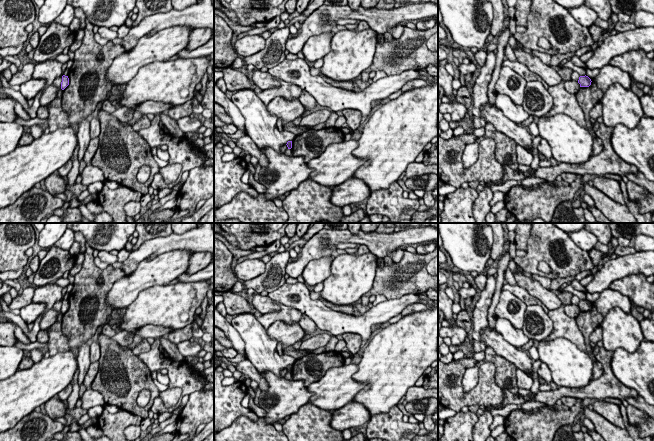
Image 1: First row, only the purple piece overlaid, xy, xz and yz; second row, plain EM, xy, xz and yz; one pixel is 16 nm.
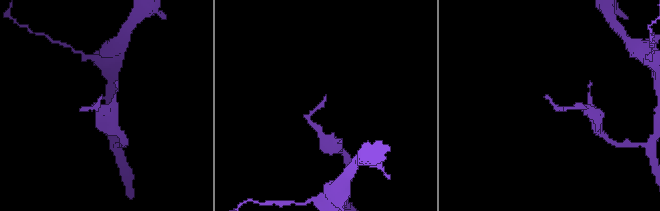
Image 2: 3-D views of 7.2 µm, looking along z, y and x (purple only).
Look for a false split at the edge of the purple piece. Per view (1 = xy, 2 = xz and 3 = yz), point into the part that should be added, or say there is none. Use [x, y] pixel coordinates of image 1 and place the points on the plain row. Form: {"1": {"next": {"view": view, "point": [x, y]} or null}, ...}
{"1": {"next": null}, "2": {"next": null}, "3": {"next": null}}

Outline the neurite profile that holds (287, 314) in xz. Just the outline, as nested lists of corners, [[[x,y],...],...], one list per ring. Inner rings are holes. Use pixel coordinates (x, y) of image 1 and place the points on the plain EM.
[[[275,301],[275,304],[277,306],[275,311],[257,317],[257,320],[265,329],[269,328],[276,321],[282,321],[290,325],[299,323],[303,316],[300,311],[277,301]]]

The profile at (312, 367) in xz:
[[[335,350],[321,354],[309,353],[296,359],[292,365],[293,381],[303,380],[304,385],[308,386],[319,381],[330,368],[345,365],[344,362],[344,357]]]

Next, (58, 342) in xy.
[[[55,322],[50,326],[48,336],[49,356],[54,356],[58,352],[70,351],[69,340],[62,332],[61,322]]]

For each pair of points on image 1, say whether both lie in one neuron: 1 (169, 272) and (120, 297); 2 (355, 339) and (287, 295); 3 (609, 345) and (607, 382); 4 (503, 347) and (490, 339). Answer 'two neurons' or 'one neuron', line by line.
1: one neuron
2: two neurons
3: two neurons
4: one neuron

